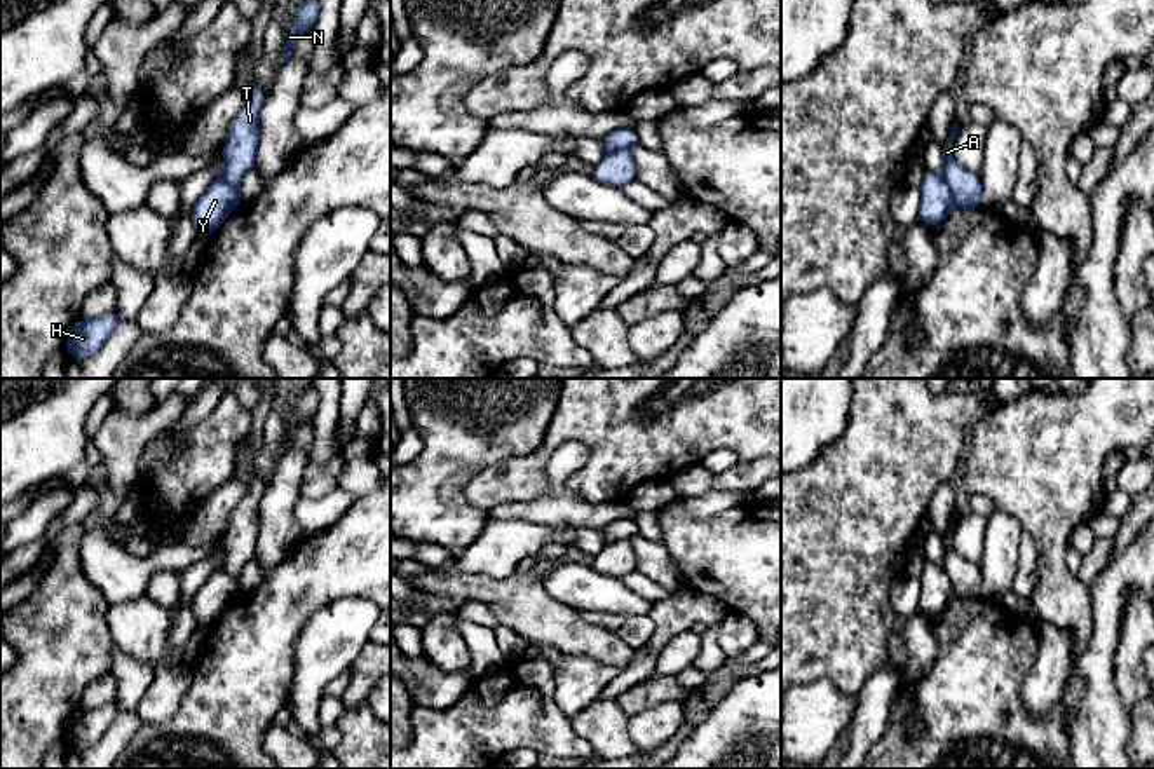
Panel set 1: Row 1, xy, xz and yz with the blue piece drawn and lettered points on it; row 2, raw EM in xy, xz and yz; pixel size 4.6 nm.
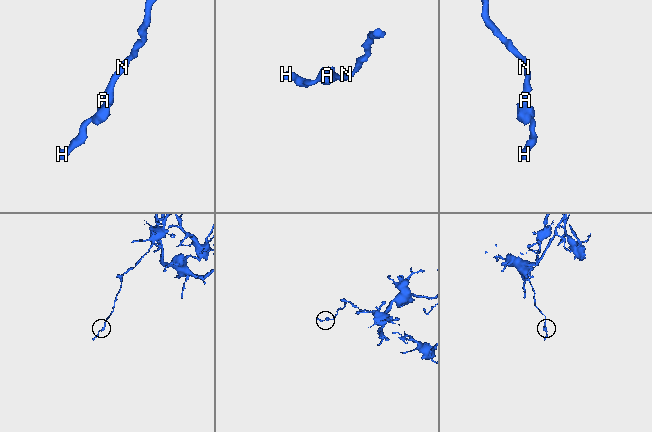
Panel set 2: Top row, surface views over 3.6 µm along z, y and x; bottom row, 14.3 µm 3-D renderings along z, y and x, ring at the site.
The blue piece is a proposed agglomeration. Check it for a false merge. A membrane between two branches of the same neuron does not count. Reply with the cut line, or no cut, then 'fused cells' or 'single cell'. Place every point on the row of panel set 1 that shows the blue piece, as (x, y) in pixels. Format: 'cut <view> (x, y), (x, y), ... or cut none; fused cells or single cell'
cut yz (942, 175), (957, 206); fused cells

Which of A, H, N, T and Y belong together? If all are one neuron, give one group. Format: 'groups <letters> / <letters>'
groups A N T / H Y

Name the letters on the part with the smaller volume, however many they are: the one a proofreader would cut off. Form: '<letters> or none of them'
H, Y

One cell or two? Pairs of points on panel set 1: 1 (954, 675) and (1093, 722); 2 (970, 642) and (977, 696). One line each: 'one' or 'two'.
1: two
2: one

